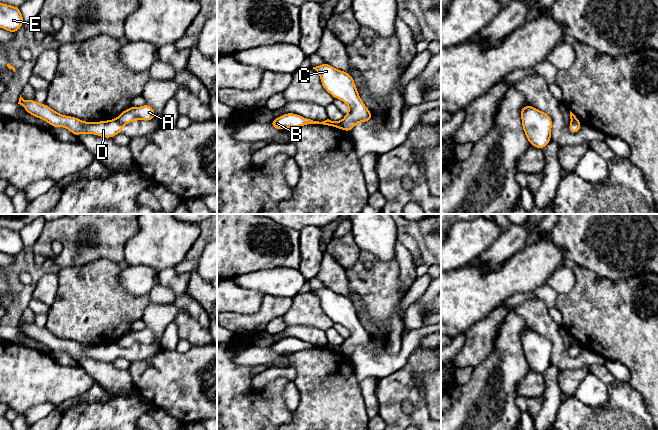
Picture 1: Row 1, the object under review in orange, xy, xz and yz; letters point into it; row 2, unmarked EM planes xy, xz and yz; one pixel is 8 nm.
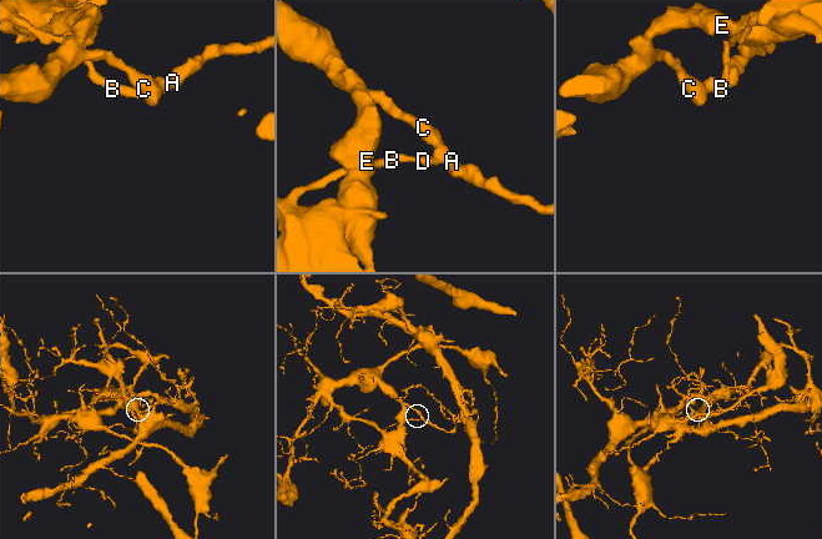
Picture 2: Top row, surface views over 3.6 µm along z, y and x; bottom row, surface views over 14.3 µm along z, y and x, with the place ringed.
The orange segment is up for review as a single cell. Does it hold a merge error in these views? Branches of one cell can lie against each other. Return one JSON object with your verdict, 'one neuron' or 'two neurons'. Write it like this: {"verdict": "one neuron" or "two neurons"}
{"verdict": "two neurons"}

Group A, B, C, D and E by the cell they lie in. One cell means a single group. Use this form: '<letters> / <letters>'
A C E / B D

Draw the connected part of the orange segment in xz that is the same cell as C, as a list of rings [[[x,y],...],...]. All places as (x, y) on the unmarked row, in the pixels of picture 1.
[[[325,286],[313,293],[318,296],[324,313],[348,329],[348,337],[342,344],[344,355],[350,356],[357,347],[372,344],[372,337],[361,324],[354,303],[348,296],[340,295]]]

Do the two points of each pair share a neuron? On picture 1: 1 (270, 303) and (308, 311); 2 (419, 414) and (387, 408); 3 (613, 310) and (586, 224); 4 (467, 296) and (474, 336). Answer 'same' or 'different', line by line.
1: different
2: same
3: different
4: different

